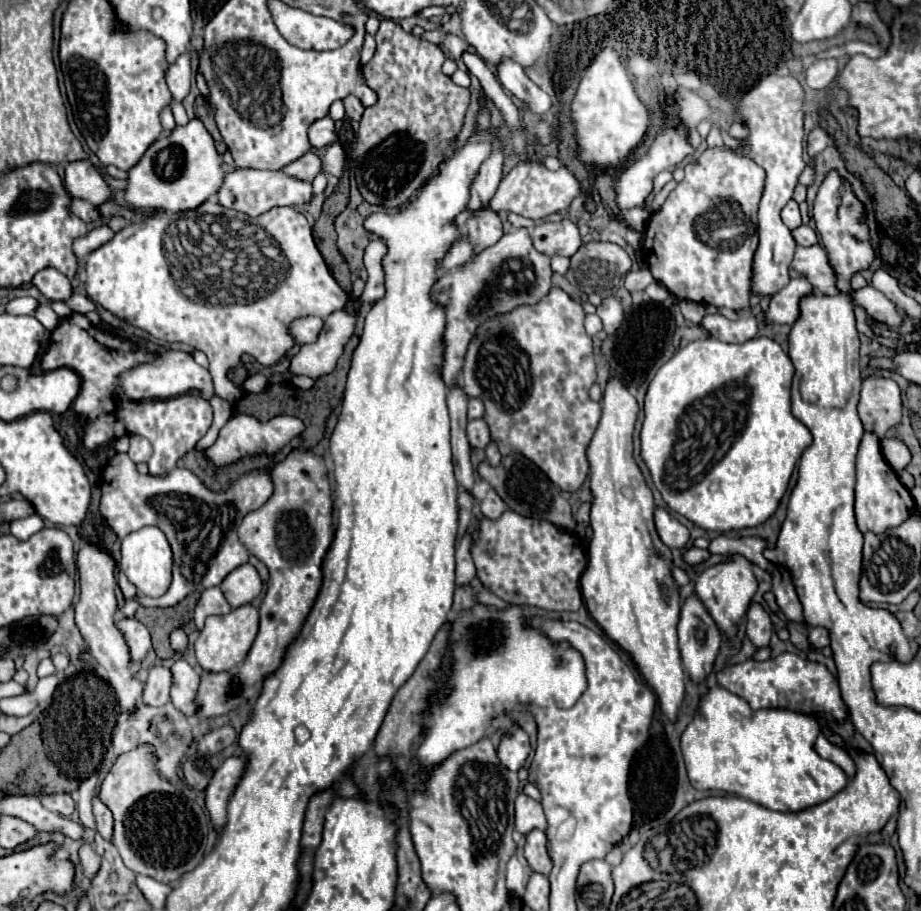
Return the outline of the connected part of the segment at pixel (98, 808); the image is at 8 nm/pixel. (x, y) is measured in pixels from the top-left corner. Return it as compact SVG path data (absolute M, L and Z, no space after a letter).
M94 798L94 820L96 820L96 830L106 838L110 840L112 838L112 812L98 800Z

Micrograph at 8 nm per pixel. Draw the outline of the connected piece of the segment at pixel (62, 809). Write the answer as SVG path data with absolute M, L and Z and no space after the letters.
M40 794L40 800L52 812L60 812L64 816L68 816L68 814L74 812L74 800L72 800L70 794L52 794L52 796Z

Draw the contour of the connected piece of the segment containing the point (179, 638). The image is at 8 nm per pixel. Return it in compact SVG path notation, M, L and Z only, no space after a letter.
M182 628L174 630L174 632L170 634L170 644L172 644L174 652L186 654L186 650L188 650L188 636L186 636L186 632L184 632Z

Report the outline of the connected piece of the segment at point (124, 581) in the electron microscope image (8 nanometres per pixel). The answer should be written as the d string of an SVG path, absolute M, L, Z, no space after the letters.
M120 571L117 575L117 582L125 599L131 599L136 597L136 587L128 581L127 577L122 571Z

